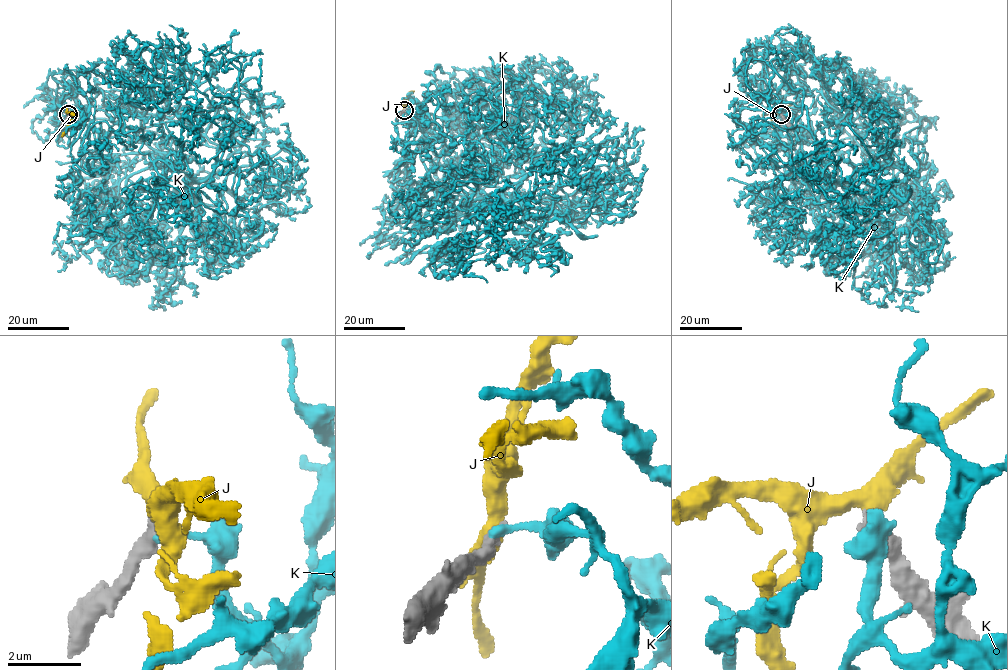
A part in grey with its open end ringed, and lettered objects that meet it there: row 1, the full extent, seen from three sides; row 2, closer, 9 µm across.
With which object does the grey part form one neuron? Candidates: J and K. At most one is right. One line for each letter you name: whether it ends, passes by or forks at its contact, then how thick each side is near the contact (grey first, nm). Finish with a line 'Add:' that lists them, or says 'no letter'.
J: it passes by; calibres 380 and 440 nm
Add: J

